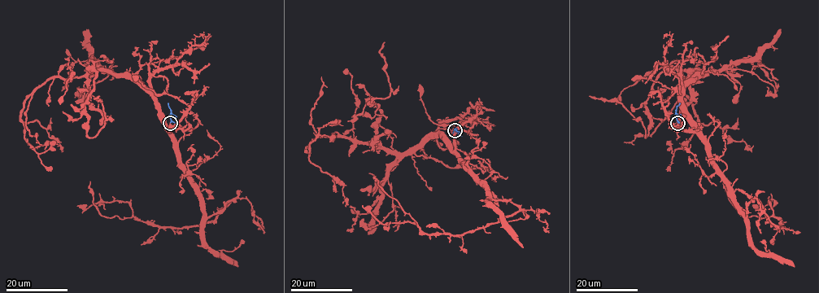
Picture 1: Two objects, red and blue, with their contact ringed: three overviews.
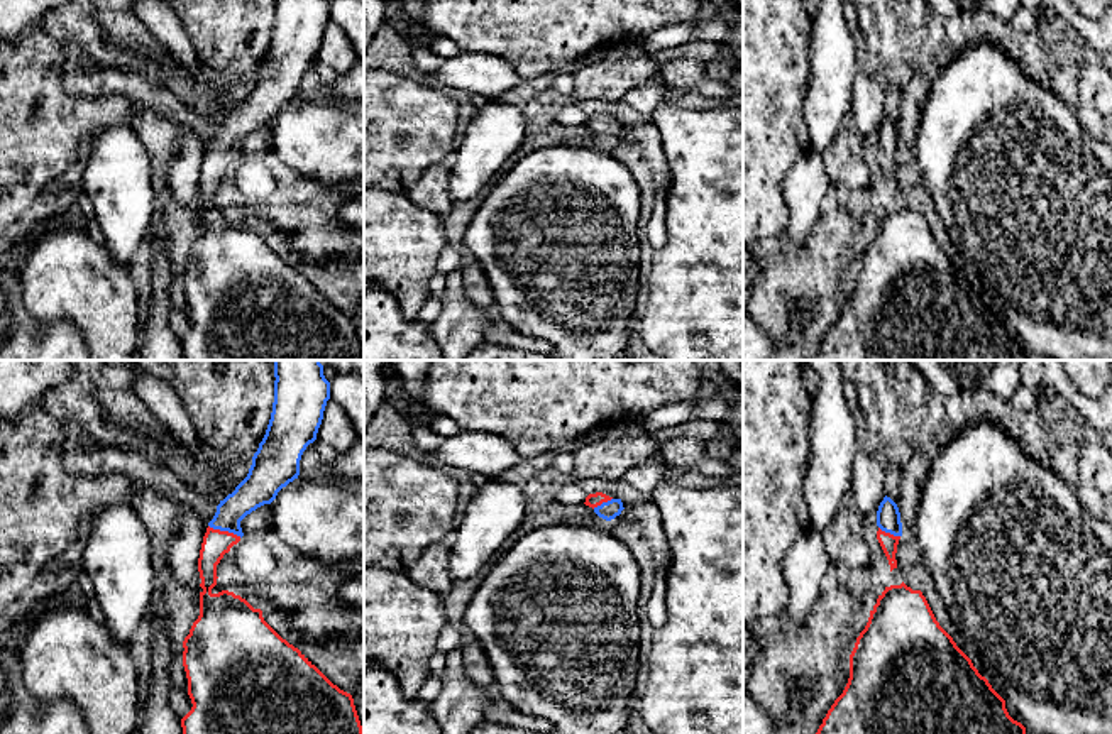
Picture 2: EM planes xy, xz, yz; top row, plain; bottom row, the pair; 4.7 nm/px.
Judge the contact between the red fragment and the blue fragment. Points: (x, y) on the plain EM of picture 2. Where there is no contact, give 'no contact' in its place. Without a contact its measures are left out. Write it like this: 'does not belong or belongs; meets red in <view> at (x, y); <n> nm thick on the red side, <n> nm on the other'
belongs; meets red in xy at (225, 153); 130 nm thick on the red side, 160 nm on the other

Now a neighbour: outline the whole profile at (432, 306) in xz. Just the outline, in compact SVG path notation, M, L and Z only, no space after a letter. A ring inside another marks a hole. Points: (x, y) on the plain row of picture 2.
M430 294L418 313L418 321L430 328L437 320L437 316L440 315L440 311L442 311L442 299Z

